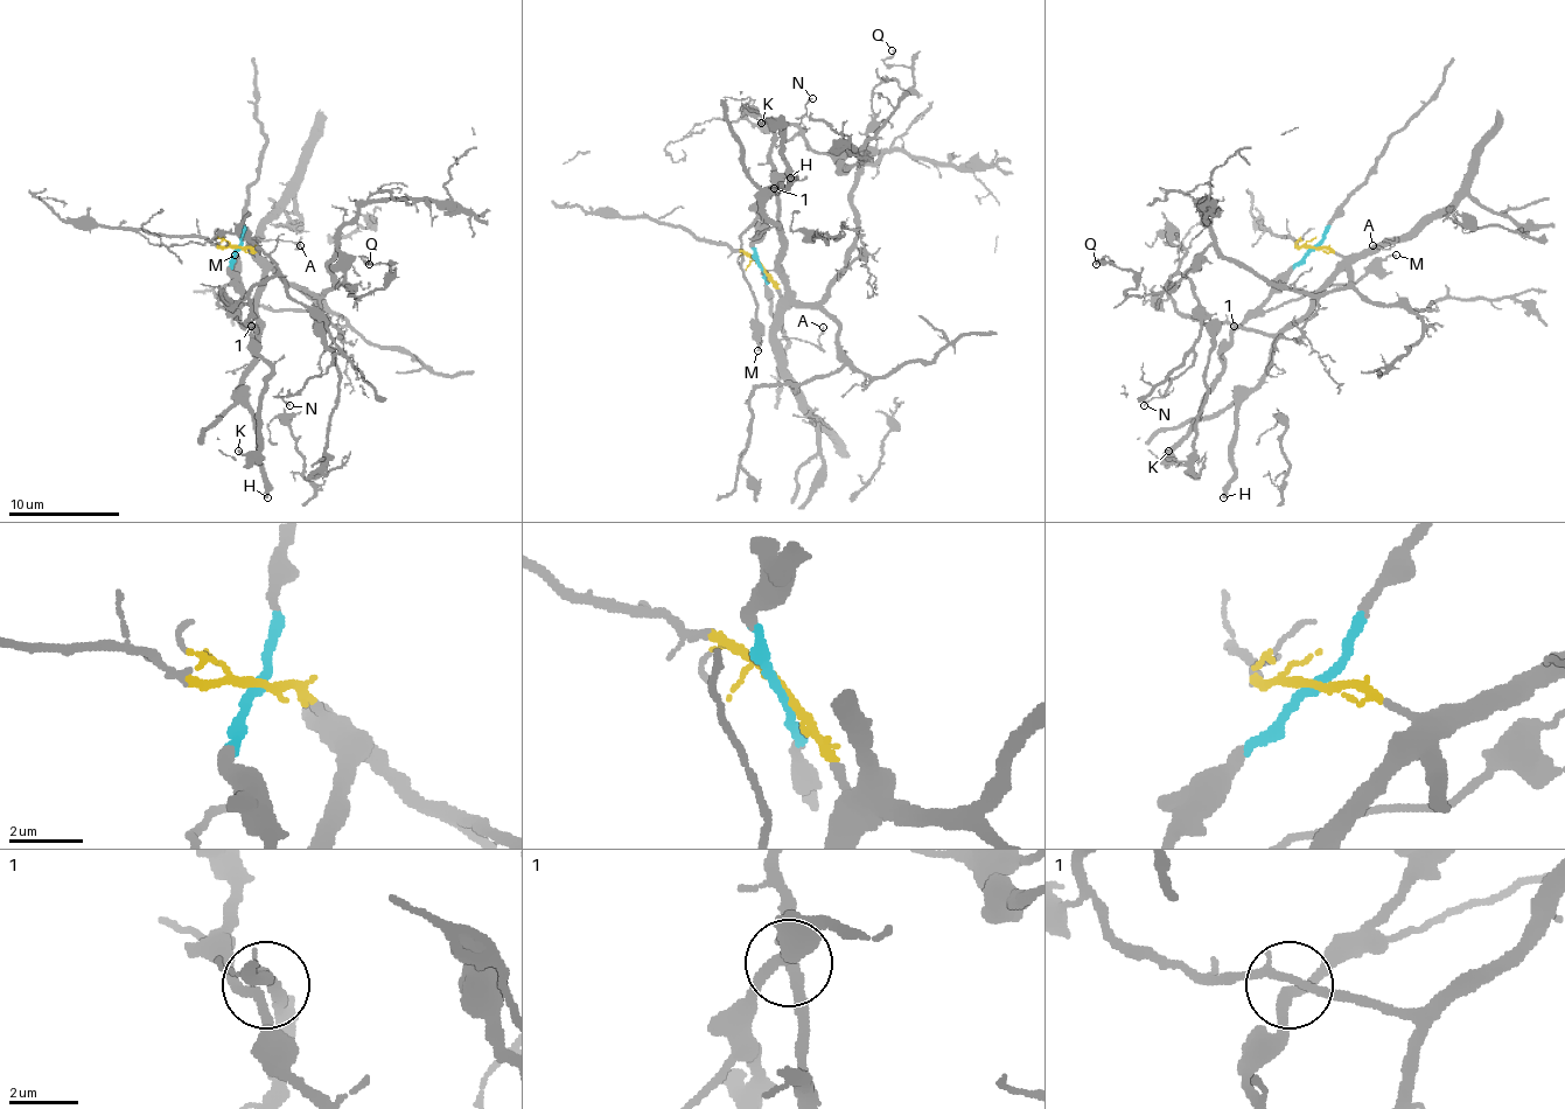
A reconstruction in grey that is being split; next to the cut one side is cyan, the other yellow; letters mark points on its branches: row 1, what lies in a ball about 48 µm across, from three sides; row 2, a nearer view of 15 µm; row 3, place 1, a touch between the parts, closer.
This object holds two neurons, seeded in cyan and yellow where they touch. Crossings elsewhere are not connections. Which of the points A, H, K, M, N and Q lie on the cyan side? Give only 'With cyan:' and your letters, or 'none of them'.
With cyan: K, M

